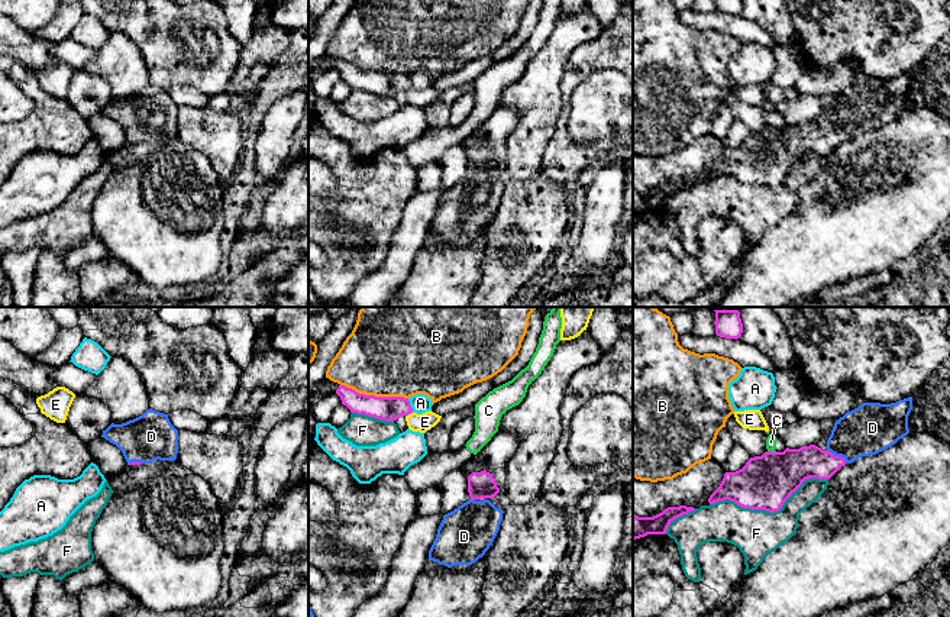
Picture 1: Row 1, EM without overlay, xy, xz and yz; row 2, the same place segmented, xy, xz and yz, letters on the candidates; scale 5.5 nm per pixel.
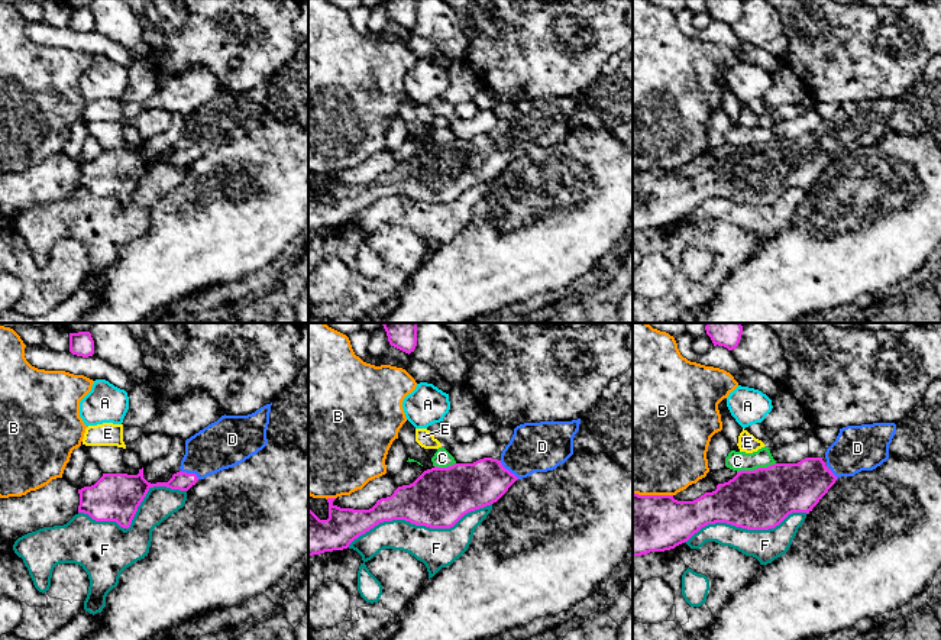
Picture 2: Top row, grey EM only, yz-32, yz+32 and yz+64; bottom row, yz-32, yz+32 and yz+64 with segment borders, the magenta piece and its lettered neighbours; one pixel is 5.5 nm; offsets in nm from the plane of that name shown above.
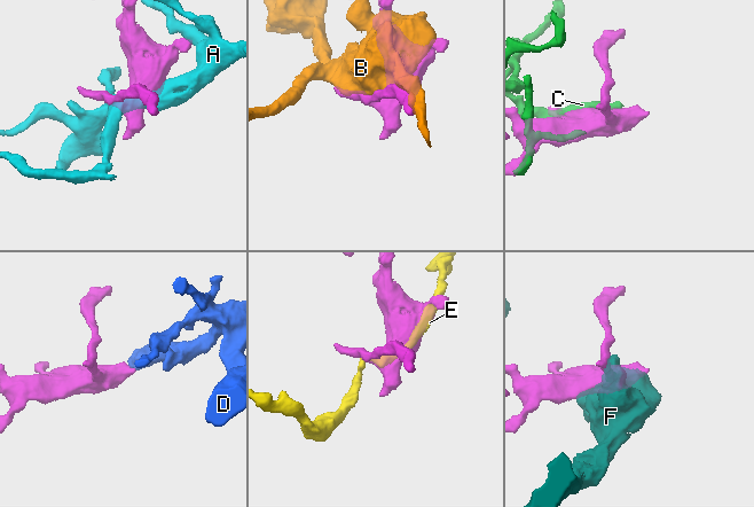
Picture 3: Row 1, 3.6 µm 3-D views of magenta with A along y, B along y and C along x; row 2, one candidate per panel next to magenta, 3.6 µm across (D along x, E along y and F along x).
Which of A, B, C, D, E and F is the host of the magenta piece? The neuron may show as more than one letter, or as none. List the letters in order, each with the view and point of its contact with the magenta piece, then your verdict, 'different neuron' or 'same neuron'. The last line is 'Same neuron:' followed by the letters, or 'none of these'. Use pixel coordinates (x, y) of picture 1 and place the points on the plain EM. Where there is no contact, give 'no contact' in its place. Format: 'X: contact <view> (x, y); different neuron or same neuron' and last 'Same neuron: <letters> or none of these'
A: contact xz (410, 81); different neuron
B: contact xz (374, 71); different neuron
C: contact yz (772, 128); different neuron
D: contact yz (837, 132); same neuron
E: contact xz (409, 89); different neuron
F: contact yz (769, 187); different neuron
Same neuron: D

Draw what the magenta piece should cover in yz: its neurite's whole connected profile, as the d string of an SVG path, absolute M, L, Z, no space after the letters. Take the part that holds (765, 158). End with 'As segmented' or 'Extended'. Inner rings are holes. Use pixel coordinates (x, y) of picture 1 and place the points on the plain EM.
M912 72L891 80L863 78L836 96L825 126L810 120L799 125L786 123L783 127L768 126L762 132L750 133L741 145L724 149L720 162L710 171L708 178L730 175L743 184L779 187L805 155L830 155L846 139L862 132L876 130L907 112L911 85Z. Extended

